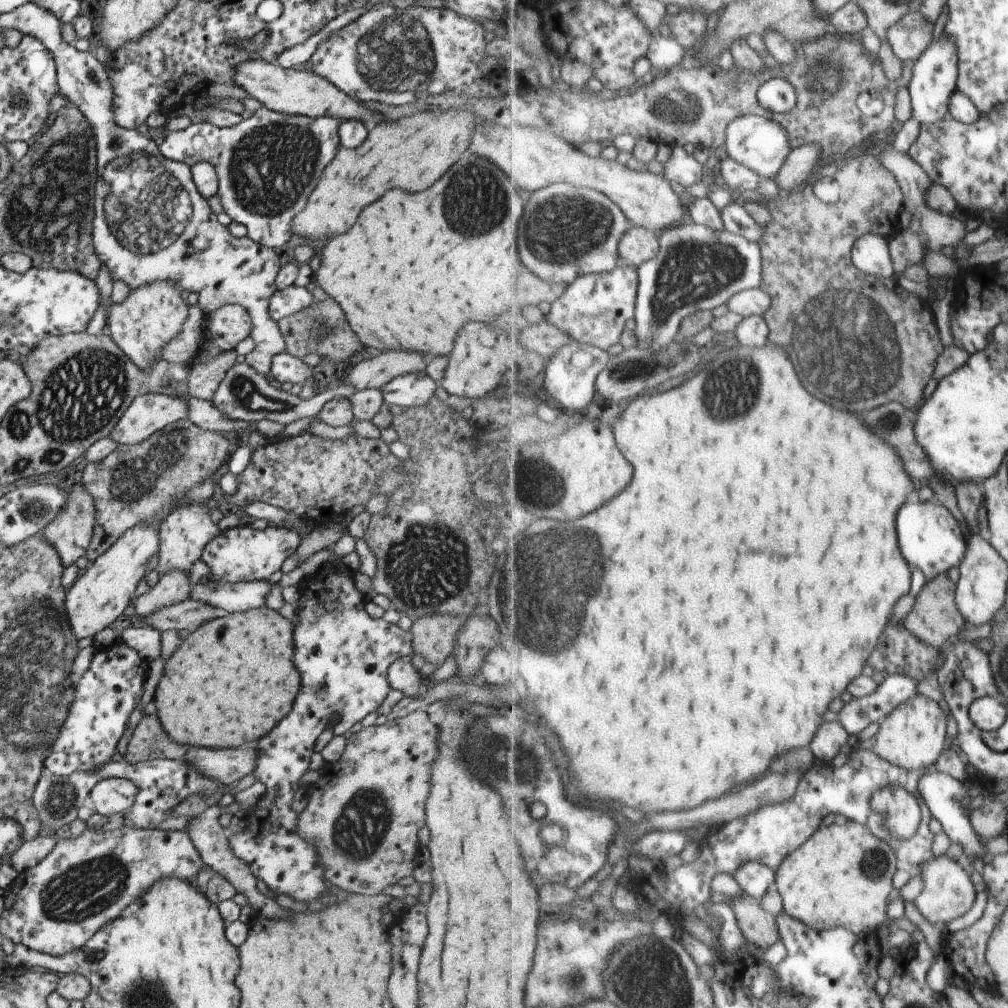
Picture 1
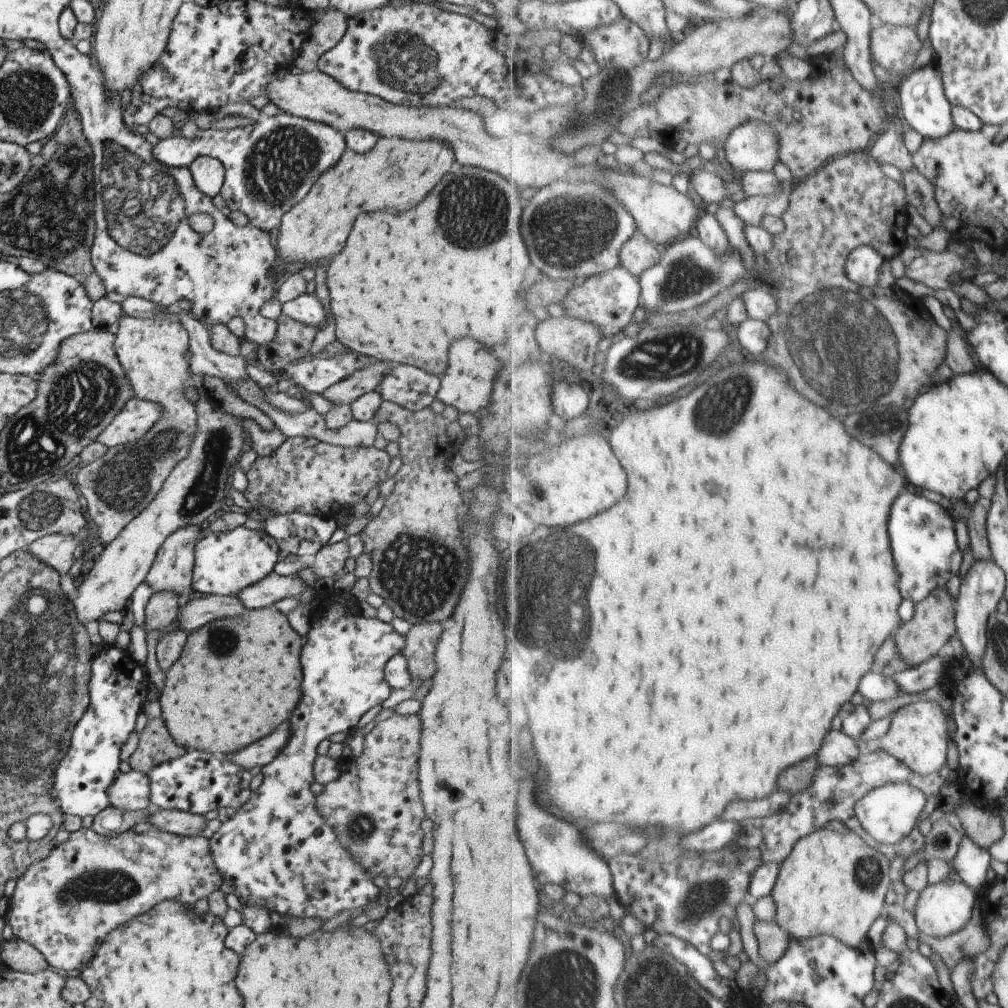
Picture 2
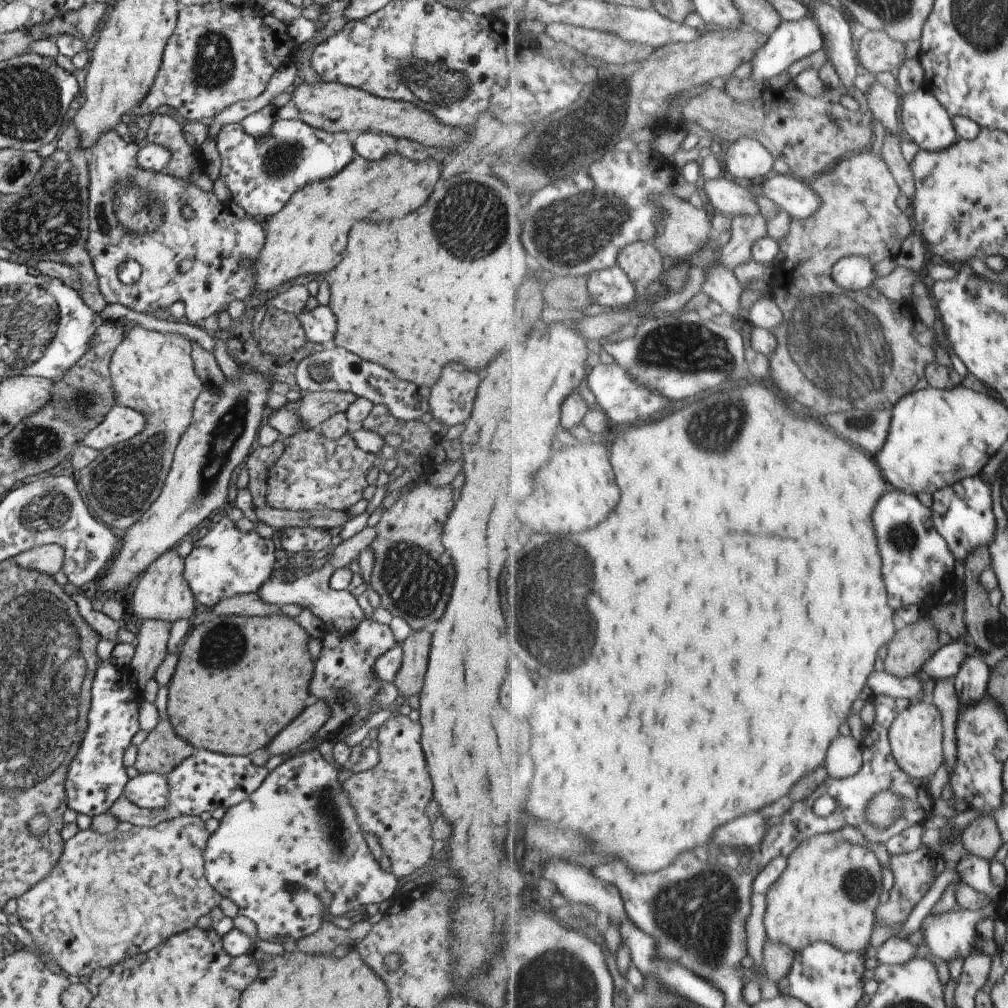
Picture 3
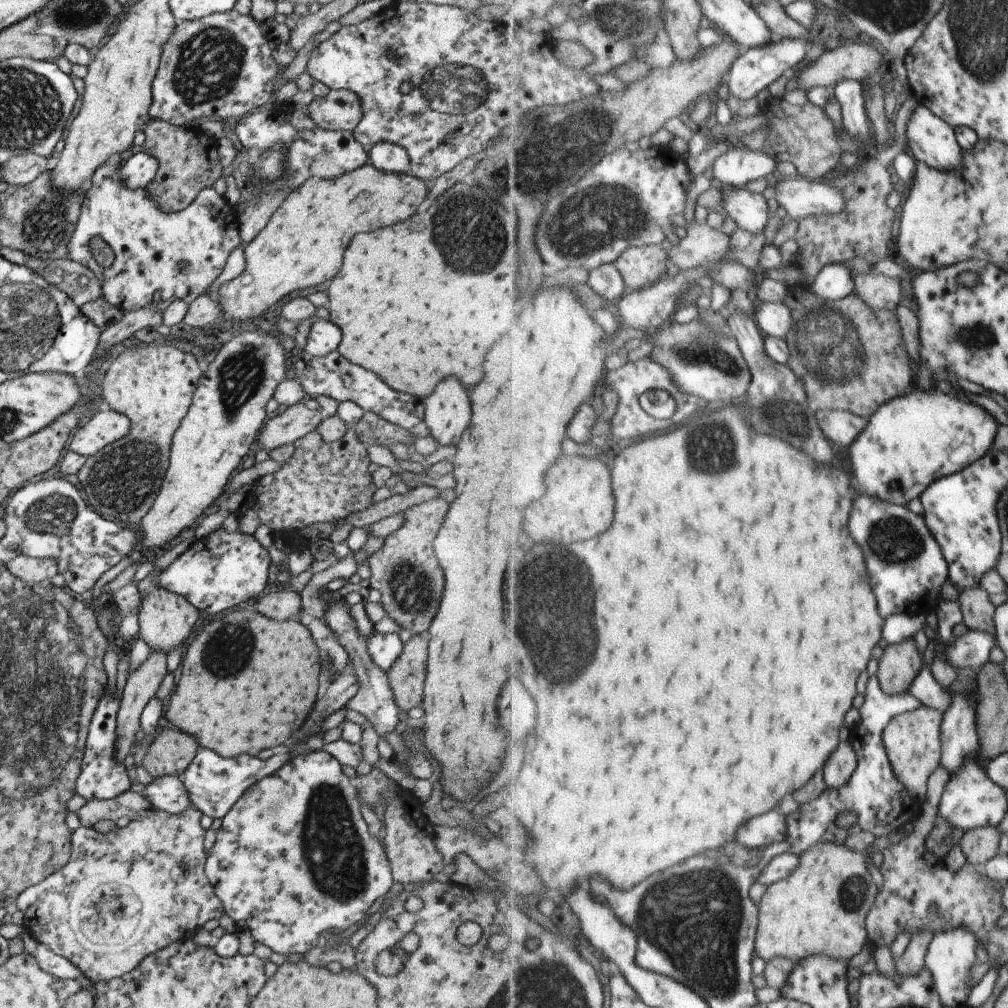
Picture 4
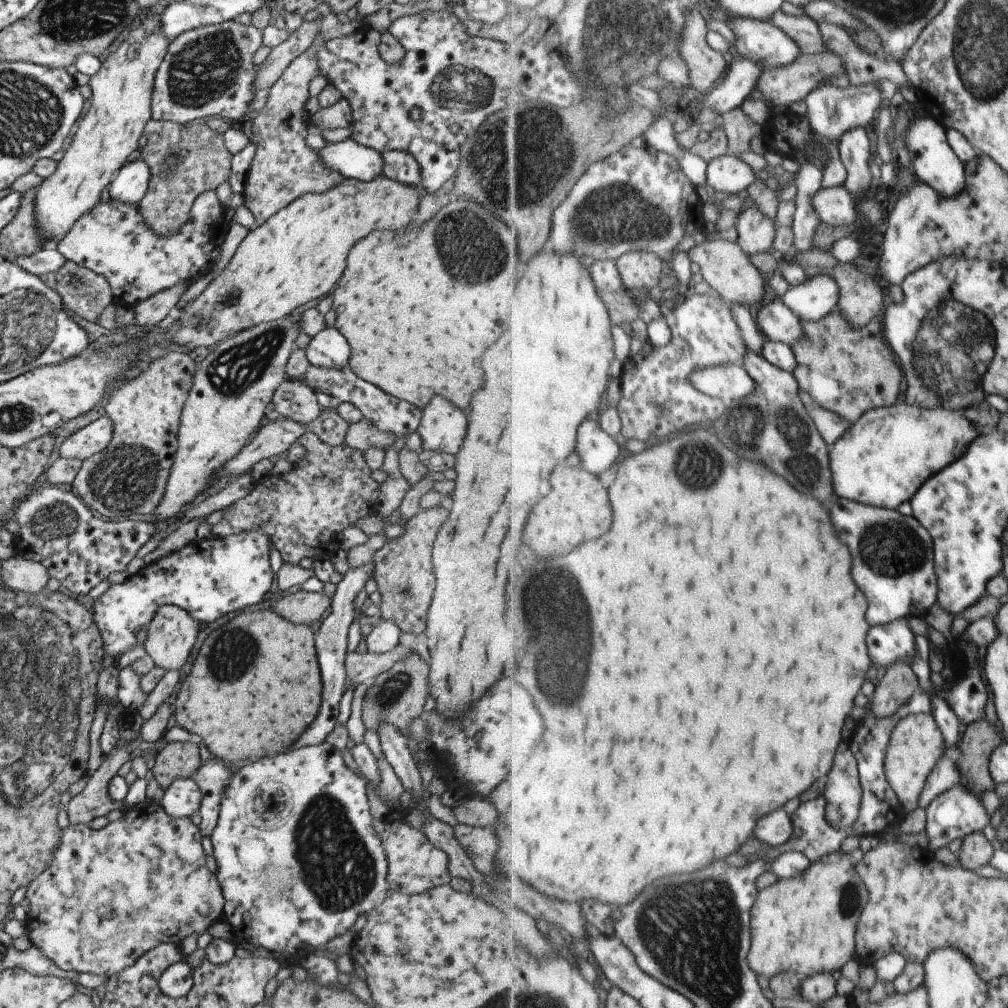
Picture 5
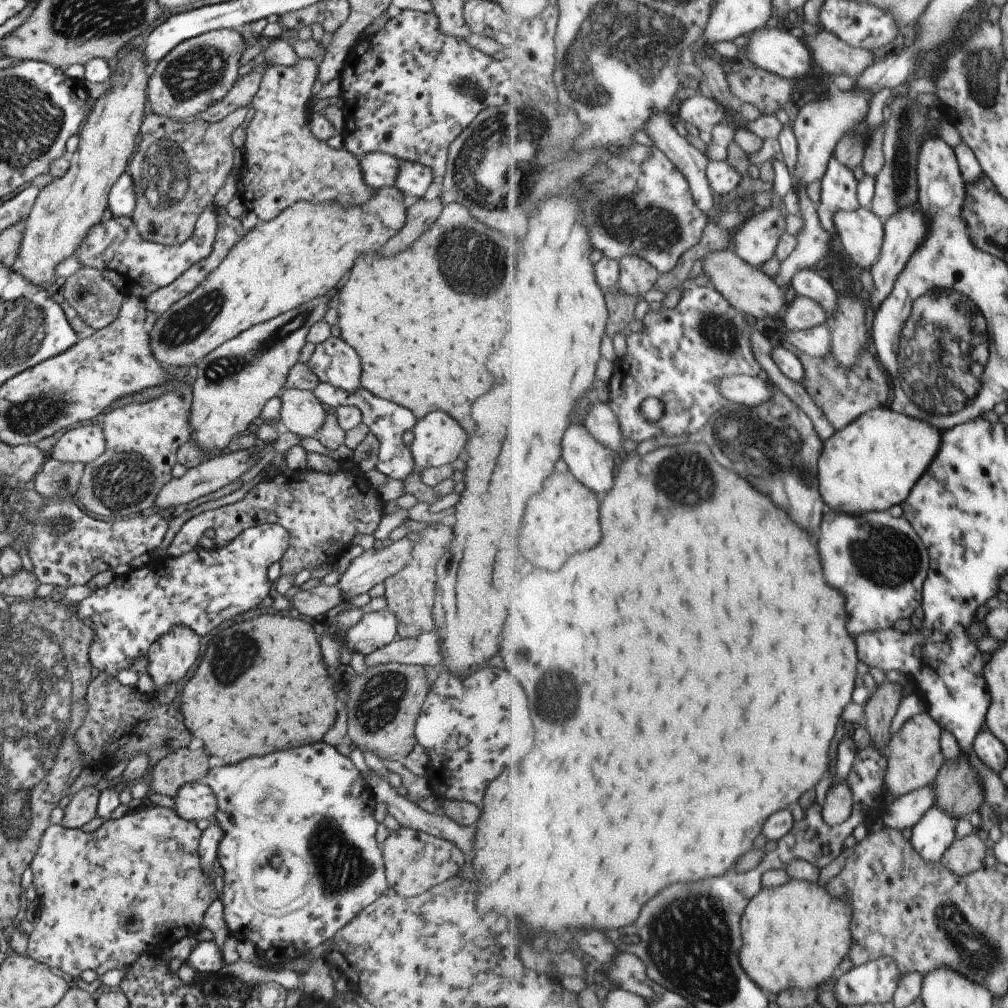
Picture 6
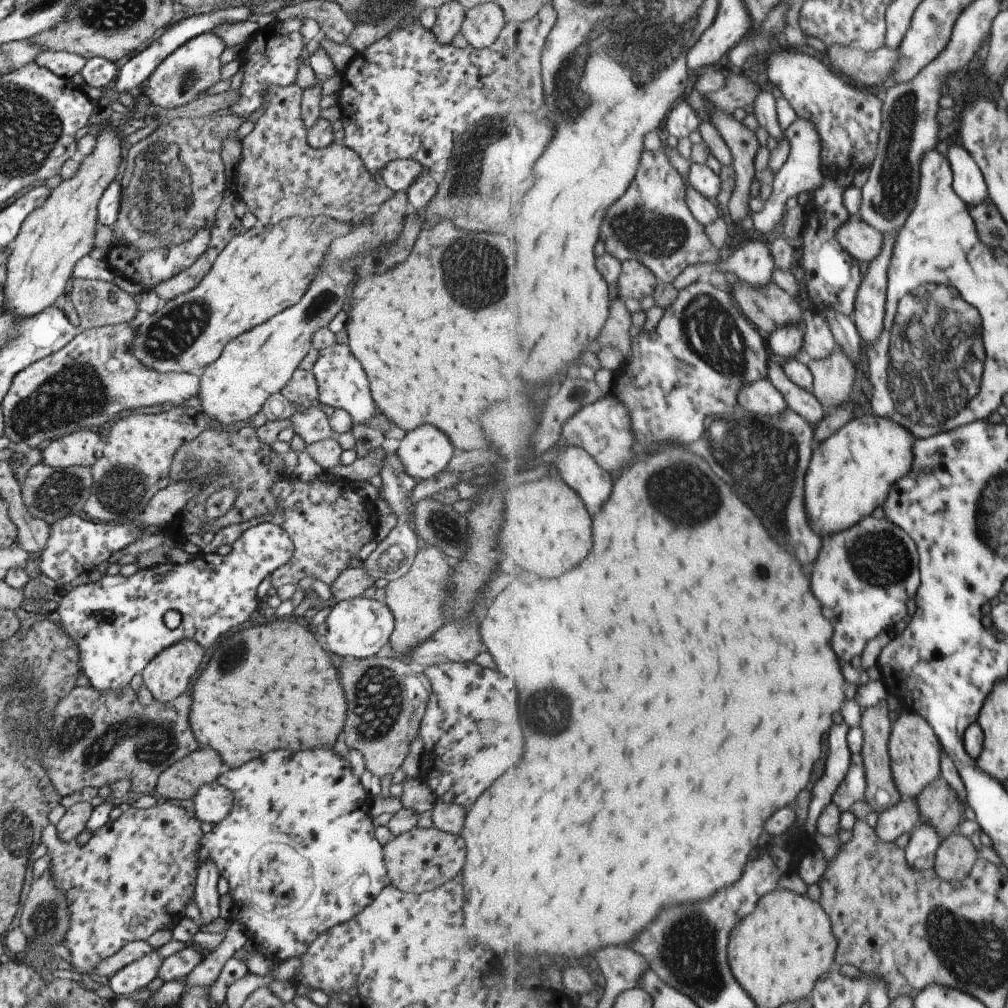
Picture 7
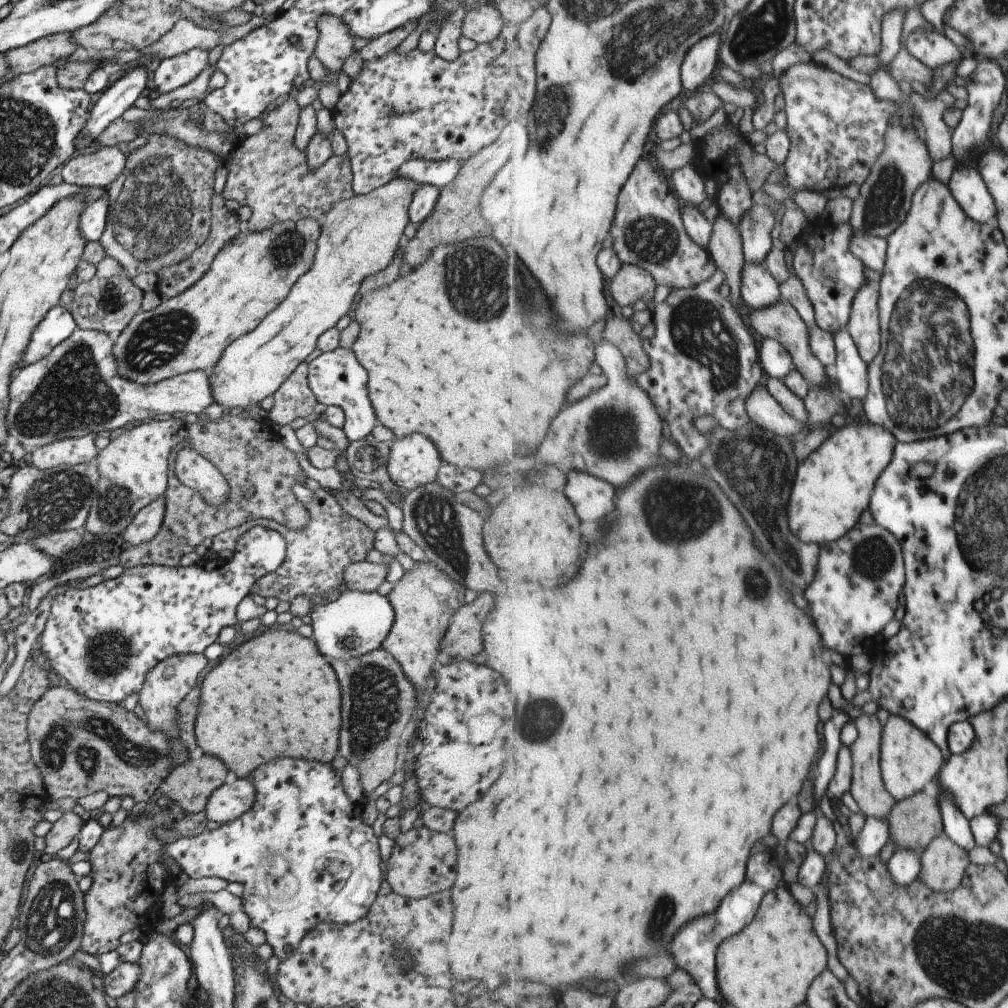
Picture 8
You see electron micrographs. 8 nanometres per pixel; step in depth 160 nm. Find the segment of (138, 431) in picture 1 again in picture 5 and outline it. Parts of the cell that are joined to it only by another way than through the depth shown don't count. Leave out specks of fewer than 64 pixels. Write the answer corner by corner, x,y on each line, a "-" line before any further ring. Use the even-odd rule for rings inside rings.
99,413
99,418
87,424
75,434
68,436
59,446
59,457
78,459
83,462
87,458
100,453
111,439
111,422
107,416

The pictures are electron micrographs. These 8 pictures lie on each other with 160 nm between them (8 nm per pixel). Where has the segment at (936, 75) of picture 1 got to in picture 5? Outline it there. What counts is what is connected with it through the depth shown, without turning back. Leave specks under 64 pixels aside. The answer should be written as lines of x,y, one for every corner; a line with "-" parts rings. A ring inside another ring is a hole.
915,118
902,142
907,146
913,163
913,172
920,181
927,182
937,194
953,198
963,194
966,184
966,164
949,145
947,130
933,118

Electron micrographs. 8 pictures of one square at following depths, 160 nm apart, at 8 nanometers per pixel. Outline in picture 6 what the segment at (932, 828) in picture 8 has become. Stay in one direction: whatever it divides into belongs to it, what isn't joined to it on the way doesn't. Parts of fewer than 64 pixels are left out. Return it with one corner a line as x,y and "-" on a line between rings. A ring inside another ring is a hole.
963,750
960,757
946,759
934,784
937,805
957,820
977,812
986,800
979,771

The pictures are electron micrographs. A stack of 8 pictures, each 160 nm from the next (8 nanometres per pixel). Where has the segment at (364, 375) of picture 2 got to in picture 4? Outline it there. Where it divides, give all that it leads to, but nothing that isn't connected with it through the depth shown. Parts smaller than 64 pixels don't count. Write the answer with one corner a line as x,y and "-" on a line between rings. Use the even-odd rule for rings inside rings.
305,393
297,404
264,422
256,439
257,446
265,452
271,452
279,446
292,445
295,440
316,430
323,420
335,415
337,406
339,403
325,396
309,396

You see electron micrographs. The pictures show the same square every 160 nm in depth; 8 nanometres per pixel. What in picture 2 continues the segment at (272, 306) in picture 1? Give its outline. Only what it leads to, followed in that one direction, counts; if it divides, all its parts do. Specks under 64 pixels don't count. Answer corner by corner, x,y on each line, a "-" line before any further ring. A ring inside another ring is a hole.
306,292
281,305
280,314
317,330
327,326
324,306
313,294

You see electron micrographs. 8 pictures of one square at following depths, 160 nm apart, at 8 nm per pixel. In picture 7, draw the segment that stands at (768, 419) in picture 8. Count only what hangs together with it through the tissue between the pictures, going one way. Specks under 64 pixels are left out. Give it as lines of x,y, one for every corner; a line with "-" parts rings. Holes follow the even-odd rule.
769,378
744,384
738,401
748,414
755,415
780,415
788,407
783,393

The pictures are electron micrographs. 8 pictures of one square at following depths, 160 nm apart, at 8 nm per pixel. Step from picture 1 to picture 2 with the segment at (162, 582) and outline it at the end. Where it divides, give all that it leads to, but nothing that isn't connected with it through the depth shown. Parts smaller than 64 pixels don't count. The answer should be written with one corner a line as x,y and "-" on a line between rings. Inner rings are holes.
173,592
153,594
145,604
143,628
159,633
162,628
167,628
178,614
177,598

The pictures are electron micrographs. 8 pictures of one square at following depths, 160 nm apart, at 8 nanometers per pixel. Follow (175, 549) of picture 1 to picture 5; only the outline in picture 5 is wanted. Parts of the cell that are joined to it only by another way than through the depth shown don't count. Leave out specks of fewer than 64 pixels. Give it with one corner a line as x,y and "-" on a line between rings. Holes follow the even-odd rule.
163,605
159,610
155,610
155,614
153,614
153,618
151,618
149,626
147,626
143,647
154,666
161,668
164,672
169,670
179,671
186,662
198,633
199,624
191,619
187,612
183,612
177,606

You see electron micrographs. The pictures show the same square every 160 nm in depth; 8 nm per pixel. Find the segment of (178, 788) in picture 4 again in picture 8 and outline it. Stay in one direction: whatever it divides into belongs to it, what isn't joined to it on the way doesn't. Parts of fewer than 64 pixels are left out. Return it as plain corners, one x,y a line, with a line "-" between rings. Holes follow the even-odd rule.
247,779
221,783
207,797
203,812
208,820
219,823
236,819
250,806
254,799
254,788

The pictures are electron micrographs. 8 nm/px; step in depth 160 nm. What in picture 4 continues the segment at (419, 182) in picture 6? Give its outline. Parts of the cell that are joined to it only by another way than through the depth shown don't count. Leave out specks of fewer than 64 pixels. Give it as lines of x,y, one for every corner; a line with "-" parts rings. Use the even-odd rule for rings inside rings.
377,142
367,152
367,163
381,172
405,174
409,168
409,156
401,146

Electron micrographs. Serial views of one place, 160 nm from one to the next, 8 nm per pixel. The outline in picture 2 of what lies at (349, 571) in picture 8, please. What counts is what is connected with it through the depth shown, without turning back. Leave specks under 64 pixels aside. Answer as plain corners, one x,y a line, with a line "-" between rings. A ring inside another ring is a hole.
192,595
189,601
178,608
176,620
183,632
201,628
213,620
239,617
245,606
234,596

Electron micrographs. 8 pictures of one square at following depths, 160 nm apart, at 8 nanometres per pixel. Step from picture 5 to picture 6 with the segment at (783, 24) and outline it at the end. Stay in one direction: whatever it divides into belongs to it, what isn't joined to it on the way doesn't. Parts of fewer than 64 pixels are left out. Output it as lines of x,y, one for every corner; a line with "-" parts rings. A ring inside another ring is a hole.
820,29
813,36
807,36
814,65
832,76
845,74
857,81
860,74
873,64
869,49
854,47
839,38
834,32

